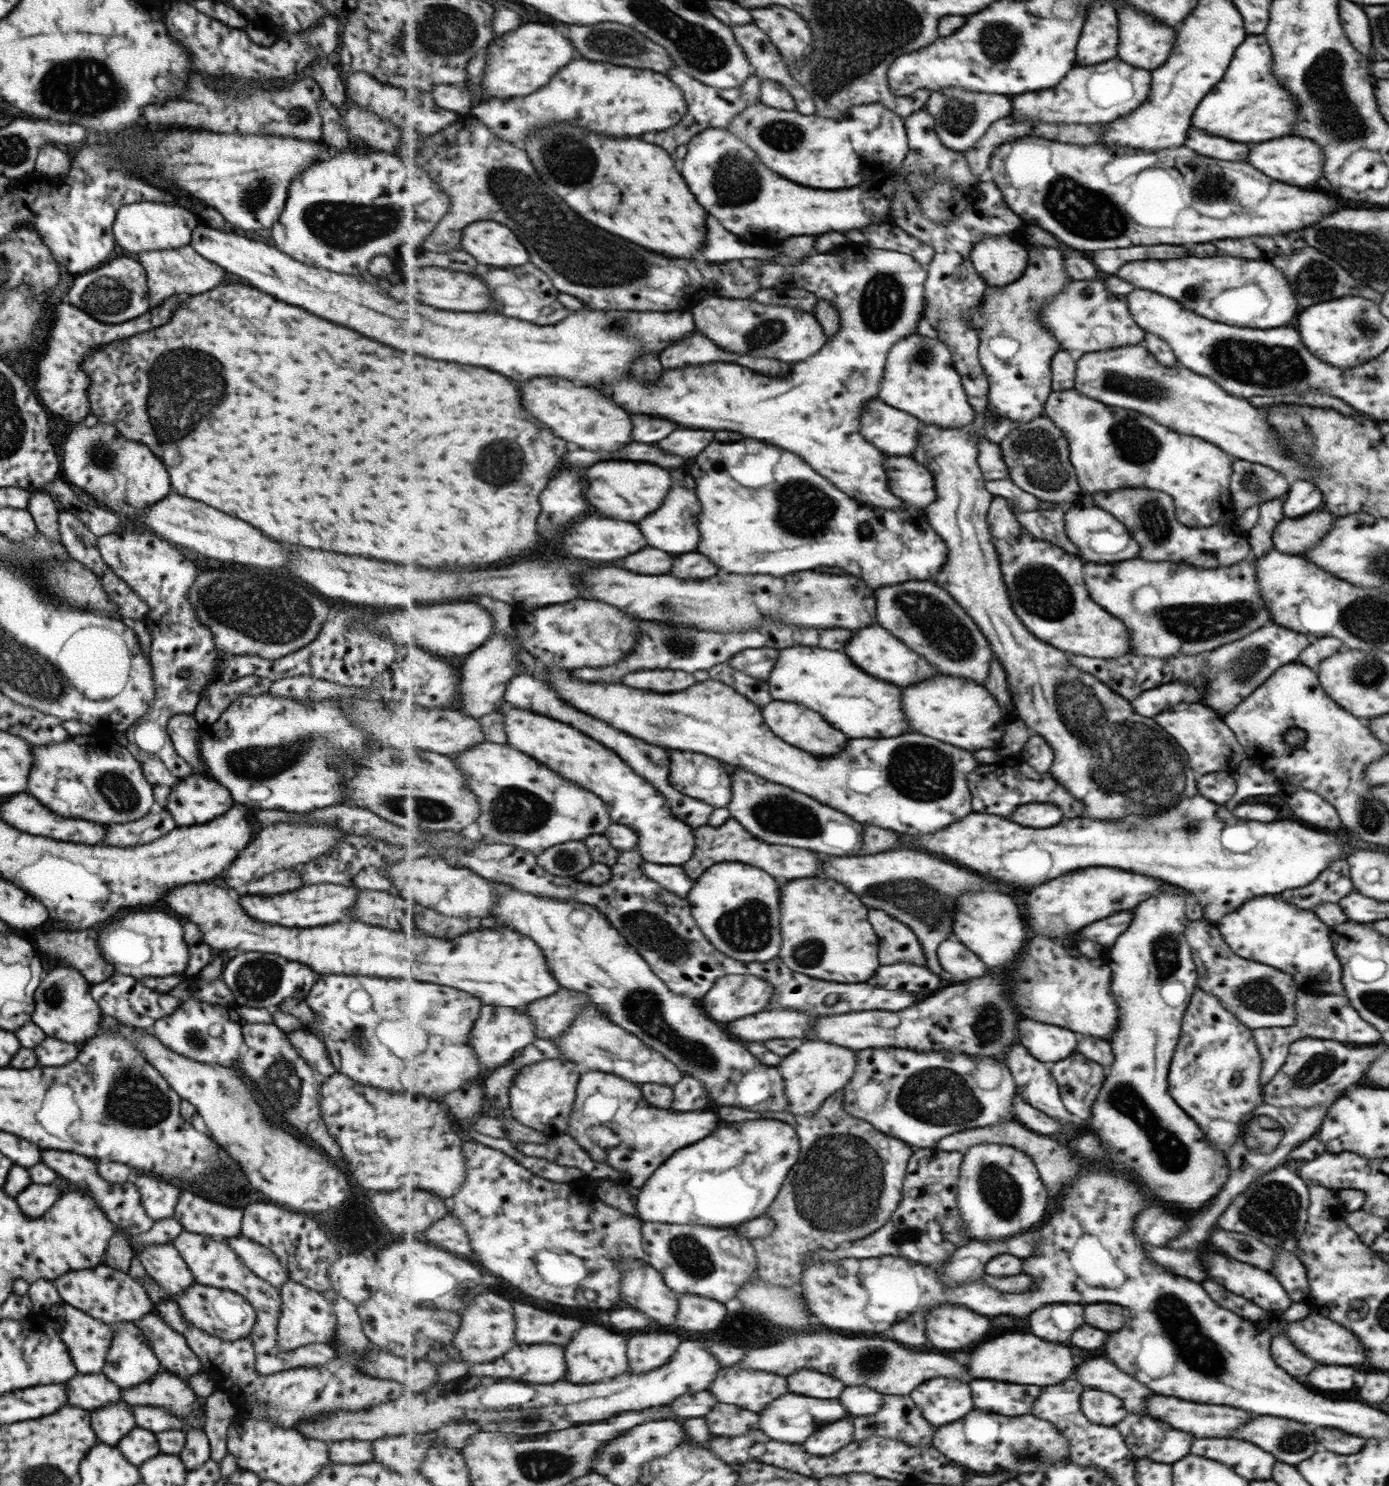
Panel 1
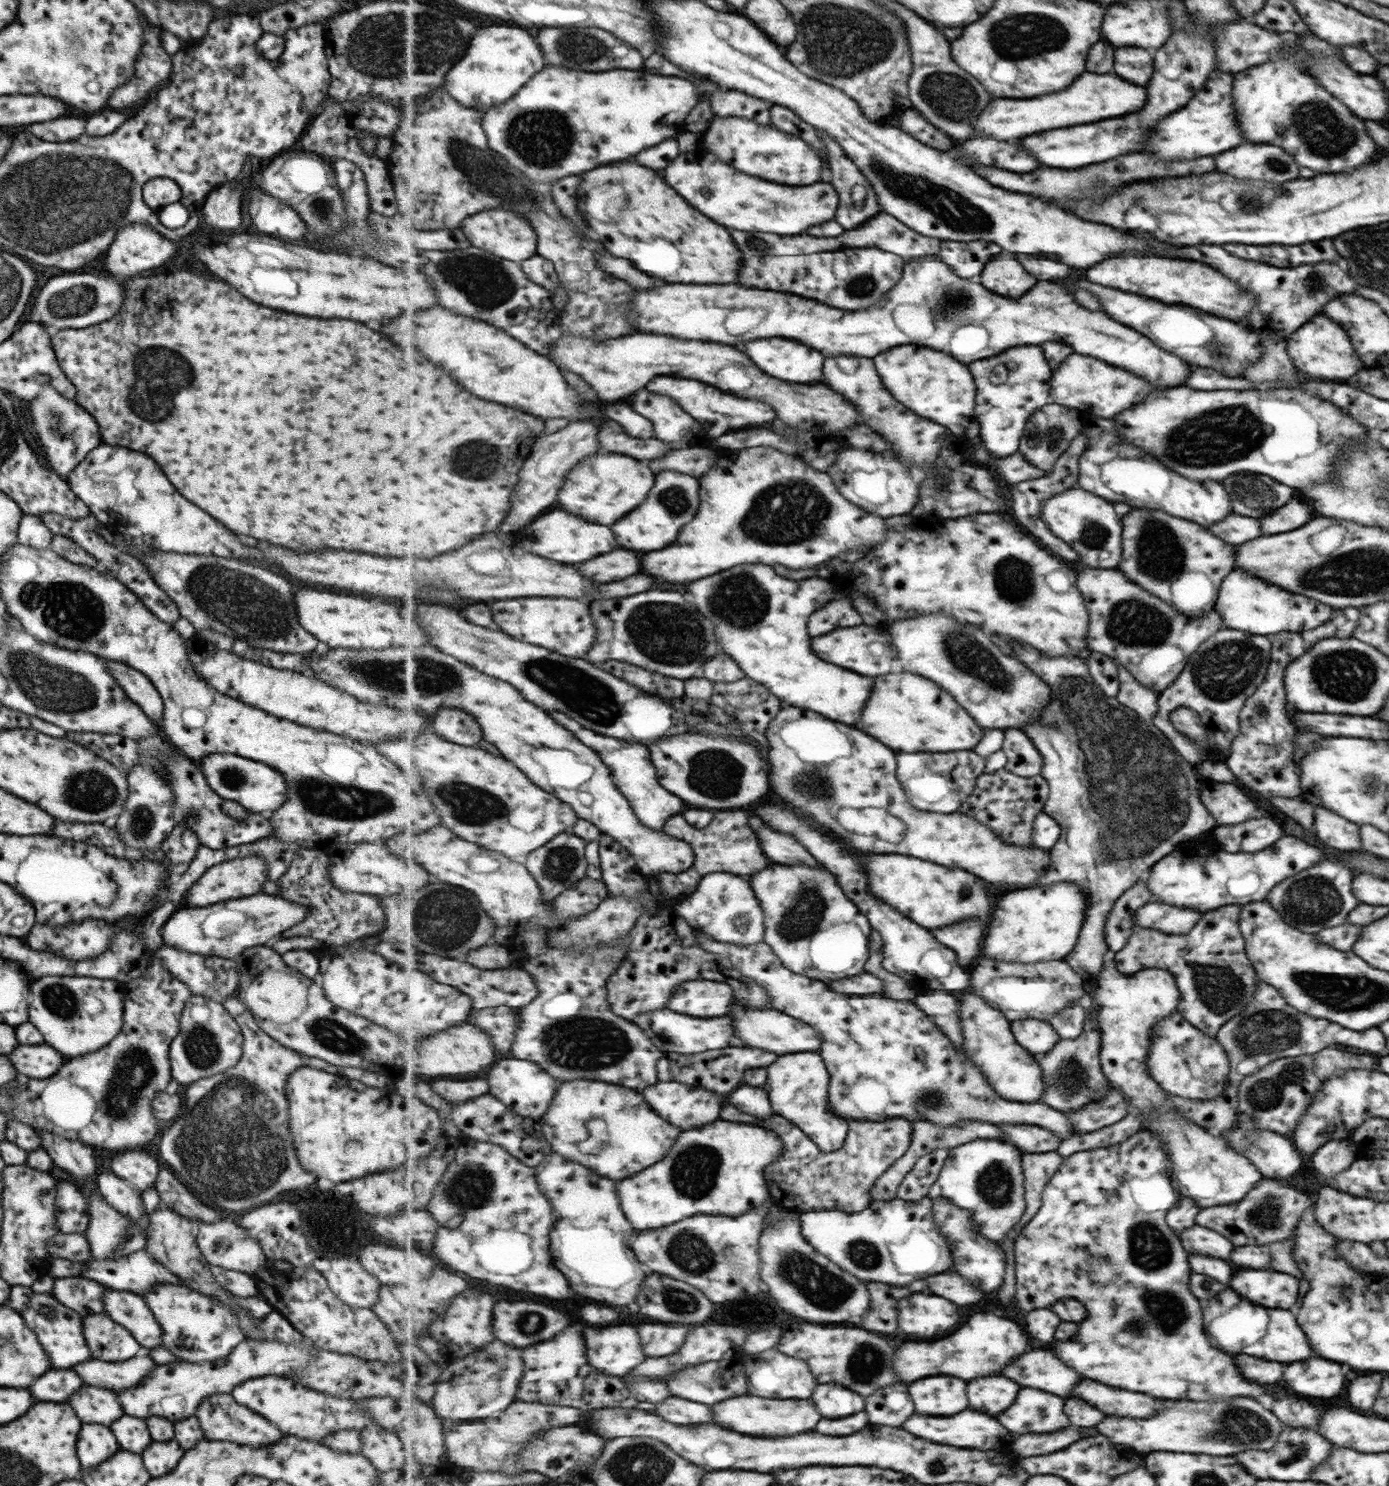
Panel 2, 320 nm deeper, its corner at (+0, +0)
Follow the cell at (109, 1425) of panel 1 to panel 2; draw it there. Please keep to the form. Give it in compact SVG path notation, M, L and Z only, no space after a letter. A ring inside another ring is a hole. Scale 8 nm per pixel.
M81 1386L67 1398L67 1404L73 1408L75 1416L83 1424L105 1424L109 1426L124 1412L113 1392L97 1388L97 1386Z

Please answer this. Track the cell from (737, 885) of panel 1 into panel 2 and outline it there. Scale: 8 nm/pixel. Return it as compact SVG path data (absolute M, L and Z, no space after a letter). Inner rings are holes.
M713 872L701 880L695 894L673 908L676 914L685 919L693 928L703 931L719 942L733 943L738 945L753 946L762 943L766 935L764 910L760 900L756 897L756 891L752 887L751 878L732 872Z

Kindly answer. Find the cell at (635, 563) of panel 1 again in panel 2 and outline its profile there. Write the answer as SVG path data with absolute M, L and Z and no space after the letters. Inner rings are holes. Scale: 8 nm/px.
M615 550L605 556L599 556L597 560L589 560L581 564L579 568L581 572L585 572L585 576L593 576L593 580L597 582L615 582L637 574L639 566L641 566L641 558L637 556L637 552Z

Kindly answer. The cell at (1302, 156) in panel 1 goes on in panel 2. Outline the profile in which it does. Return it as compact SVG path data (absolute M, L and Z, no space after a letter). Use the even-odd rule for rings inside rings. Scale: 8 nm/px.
M1241 144L1223 152L1221 156L1215 156L1215 160L1217 172L1225 172L1241 180L1265 180L1281 184L1297 178L1297 164L1277 146Z

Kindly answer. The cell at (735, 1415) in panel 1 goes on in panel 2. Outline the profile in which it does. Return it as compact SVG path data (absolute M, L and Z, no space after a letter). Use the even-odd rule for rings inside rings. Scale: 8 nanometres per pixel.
M669 1397L653 1411L673 1424L705 1424L713 1422L711 1406L679 1397Z

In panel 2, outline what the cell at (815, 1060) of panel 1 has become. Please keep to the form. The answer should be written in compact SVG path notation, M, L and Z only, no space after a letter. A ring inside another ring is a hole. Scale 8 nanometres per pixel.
M818 1051L779 1055L768 1072L769 1078L764 1088L771 1088L768 1095L774 1114L797 1124L821 1152L835 1152L845 1146L849 1122L833 1113L829 1106L831 1073Z

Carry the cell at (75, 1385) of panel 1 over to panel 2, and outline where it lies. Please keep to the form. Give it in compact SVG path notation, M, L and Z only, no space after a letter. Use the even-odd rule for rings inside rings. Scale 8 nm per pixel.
M49 1370L37 1378L27 1390L33 1398L43 1400L43 1402L61 1402L73 1390L81 1386L81 1380L71 1372L71 1370Z

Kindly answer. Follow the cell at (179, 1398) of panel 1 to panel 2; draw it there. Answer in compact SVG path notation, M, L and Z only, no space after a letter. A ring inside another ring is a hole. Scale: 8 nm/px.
M146 1354L128 1358L121 1362L99 1362L99 1360L85 1360L75 1364L71 1370L81 1378L81 1382L91 1386L101 1386L107 1390L123 1390L135 1386L155 1364Z

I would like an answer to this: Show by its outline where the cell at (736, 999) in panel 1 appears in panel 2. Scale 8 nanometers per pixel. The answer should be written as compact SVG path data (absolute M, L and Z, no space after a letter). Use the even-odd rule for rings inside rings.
M688 980L681 983L668 1002L668 1007L681 1014L713 1018L731 1011L736 991L728 982Z

